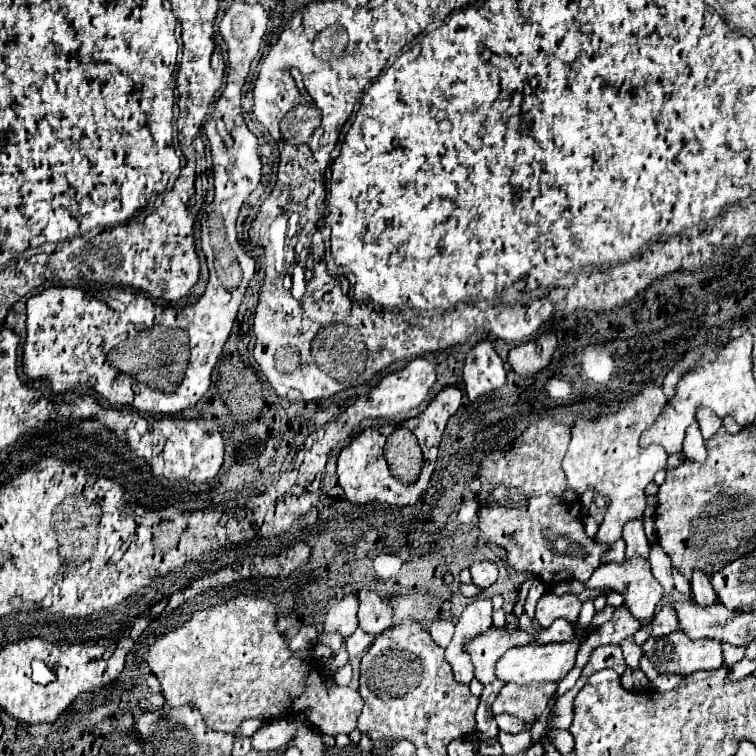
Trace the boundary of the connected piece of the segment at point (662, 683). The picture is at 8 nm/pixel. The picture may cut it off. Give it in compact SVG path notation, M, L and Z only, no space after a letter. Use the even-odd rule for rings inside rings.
M660 674L655 681L652 681L652 686L655 691L664 693L677 687L683 680L683 677L675 674Z

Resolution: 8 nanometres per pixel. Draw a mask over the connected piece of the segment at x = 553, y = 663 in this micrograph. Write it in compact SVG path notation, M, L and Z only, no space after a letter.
M575 629L575 635L571 641L565 641L565 643L547 643L547 645L527 645L527 647L513 647L509 649L499 661L497 661L497 677L505 683L517 683L517 685L523 685L523 683L531 683L531 681L561 681L575 665L575 655L579 651L579 633Z

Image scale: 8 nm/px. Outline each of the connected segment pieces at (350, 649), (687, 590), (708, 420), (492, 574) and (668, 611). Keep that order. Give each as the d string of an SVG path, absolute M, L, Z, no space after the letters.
M357 629L349 639L347 639L347 653L349 655L361 655L367 651L367 647L373 643L373 635L365 633L363 629Z
M673 571L673 587L675 587L685 599L691 597L691 585L689 585L689 581L687 581L679 571Z
M701 407L701 411L697 411L697 423L703 433L703 439L709 439L723 425L723 419L719 415L713 415L713 411L705 411L705 407Z
M485 561L485 563L473 563L469 567L469 571L471 571L473 585L479 587L479 589L485 589L485 587L493 585L495 579L497 579L497 567L495 567L495 563L489 563L489 561Z
M669 603L651 619L651 637L669 635L675 629L679 629L679 623L677 623L677 615L675 615L671 603Z

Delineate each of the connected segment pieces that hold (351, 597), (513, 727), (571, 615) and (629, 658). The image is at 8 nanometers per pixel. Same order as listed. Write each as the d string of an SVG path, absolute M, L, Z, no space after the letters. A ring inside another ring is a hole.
M349 591L339 603L335 603L325 619L325 631L339 631L345 639L357 629L357 607L359 599L353 591Z
M501 713L501 715L495 715L495 721L497 721L499 729L501 731L507 731L507 733L521 733L521 731L527 729L527 723L523 719L513 717L513 715Z
M545 593L537 603L535 619L541 627L551 627L551 623L559 617L567 619L569 623L575 623L581 613L581 601L573 593L557 595L557 593Z
M633 637L623 639L623 641L621 641L621 649L623 649L623 657L625 657L625 661L627 661L627 667L637 669L637 667L639 667L639 659L641 659L643 651L641 651L641 649L639 649L639 645L633 641Z

